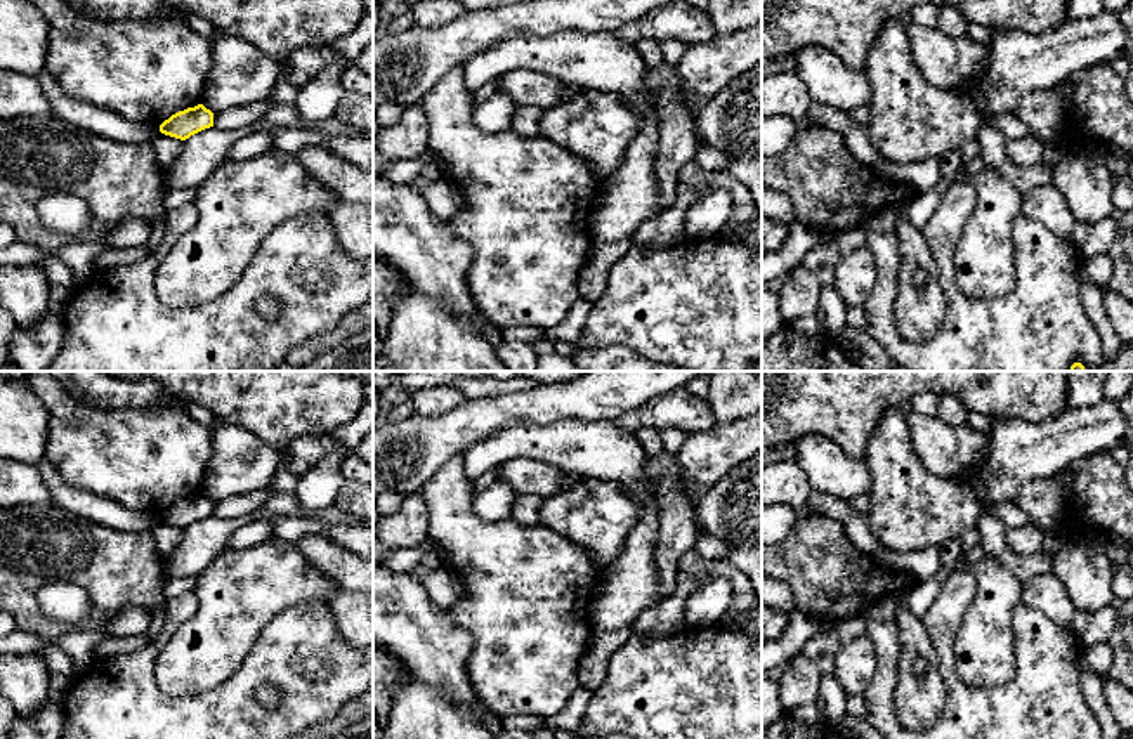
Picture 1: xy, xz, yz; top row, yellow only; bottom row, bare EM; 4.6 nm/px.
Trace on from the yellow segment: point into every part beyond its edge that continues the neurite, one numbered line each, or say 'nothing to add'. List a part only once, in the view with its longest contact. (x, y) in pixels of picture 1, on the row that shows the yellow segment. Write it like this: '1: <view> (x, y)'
nothing to add

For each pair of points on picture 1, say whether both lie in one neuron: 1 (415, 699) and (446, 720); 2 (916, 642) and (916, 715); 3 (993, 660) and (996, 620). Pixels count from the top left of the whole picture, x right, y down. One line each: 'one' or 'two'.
1: one
2: one
3: one

